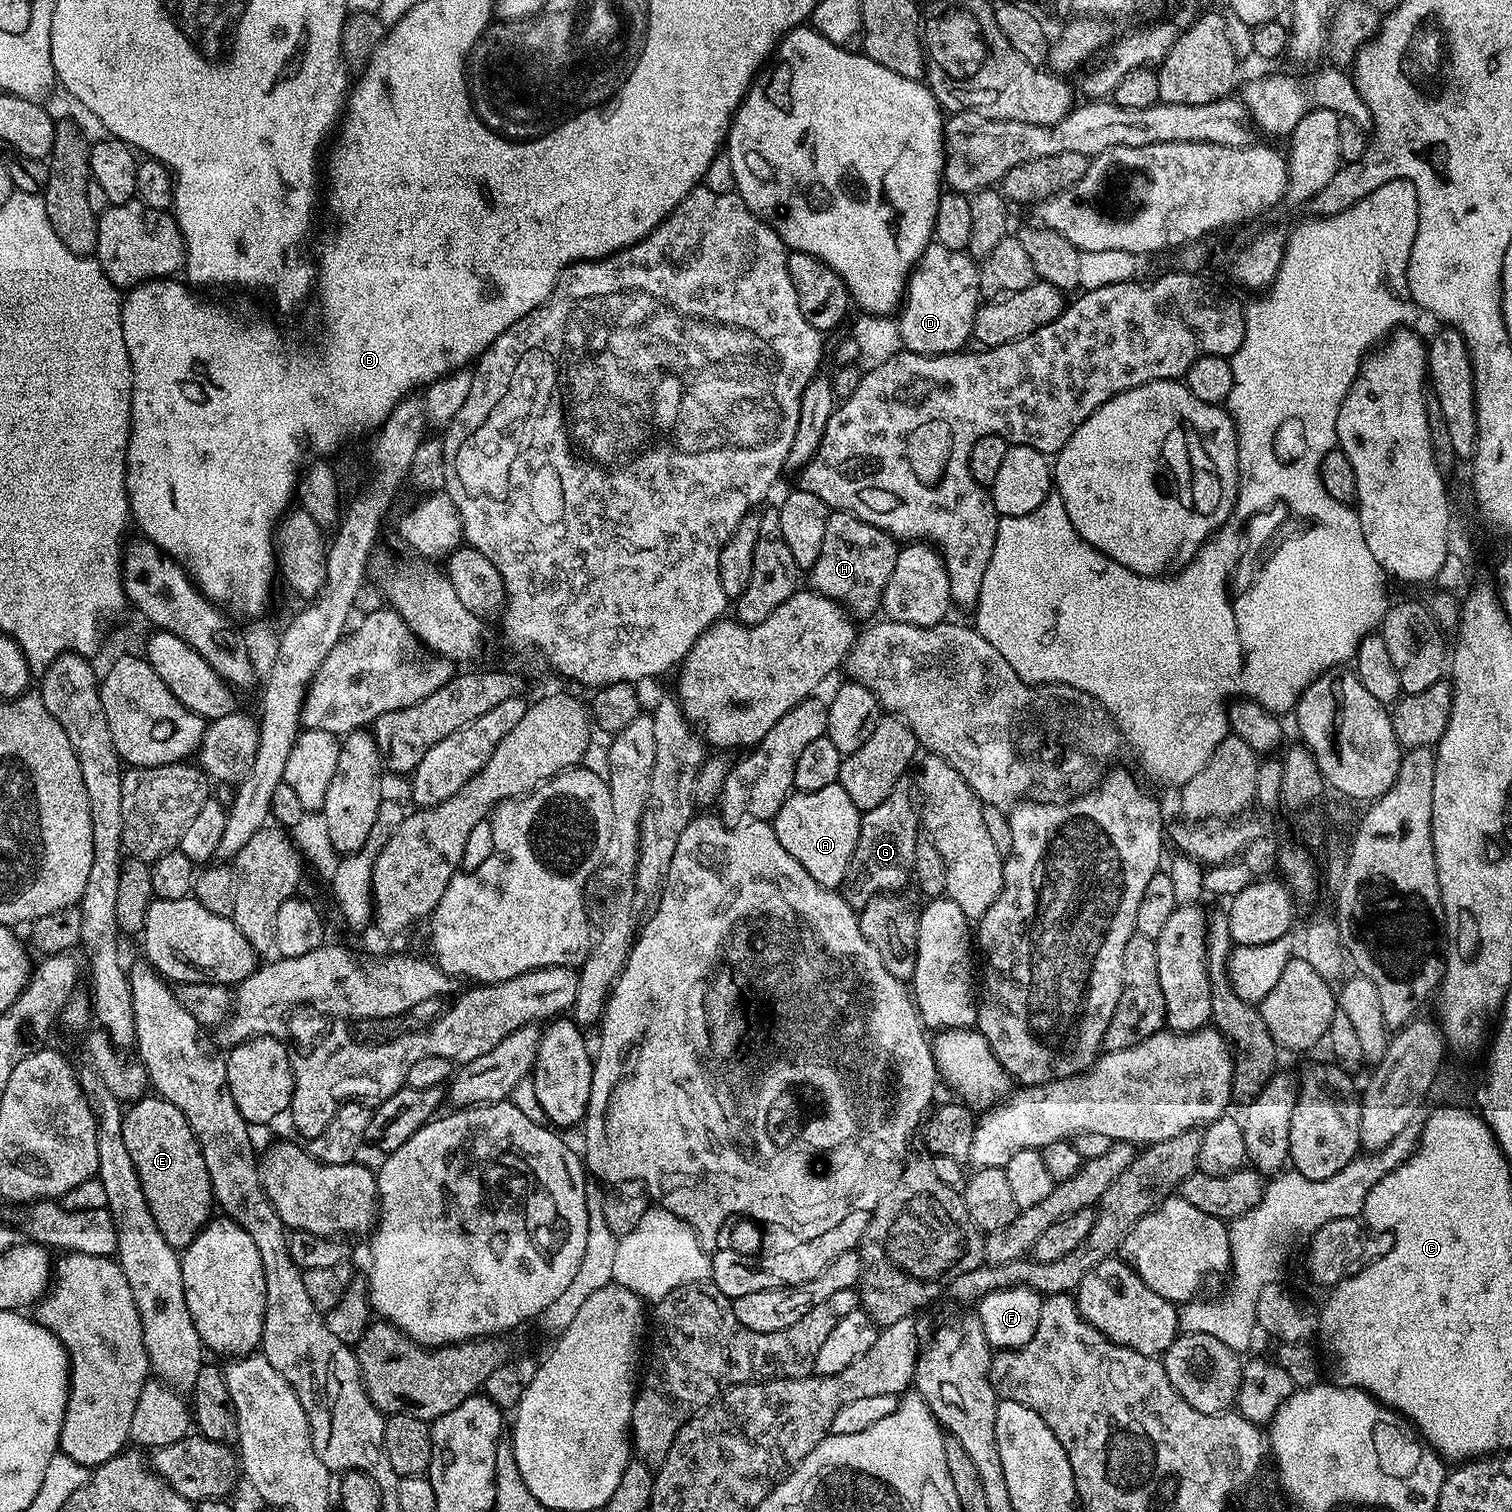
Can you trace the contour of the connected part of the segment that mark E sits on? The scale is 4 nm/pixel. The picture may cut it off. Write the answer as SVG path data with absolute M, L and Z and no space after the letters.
M148 1094L129 1108L132 1109L124 1112L122 1138L126 1138L126 1150L134 1158L150 1214L154 1214L154 1222L171 1248L186 1249L214 1212L212 1183L200 1143L190 1130L184 1112L169 1100Z

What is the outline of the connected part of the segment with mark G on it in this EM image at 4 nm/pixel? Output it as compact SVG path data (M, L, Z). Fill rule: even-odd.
M903 790L890 793L882 806L863 813L860 817L860 833L850 858L850 866L844 875L842 895L851 908L862 909L876 896L896 894L904 883L909 883L914 846L918 835L918 808L913 797Z

